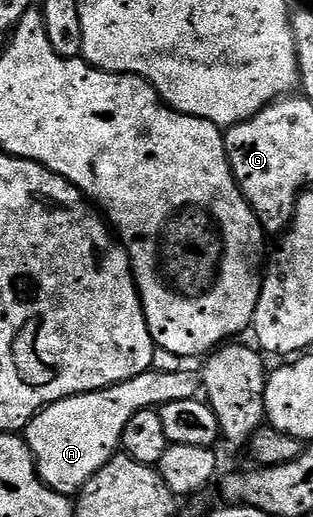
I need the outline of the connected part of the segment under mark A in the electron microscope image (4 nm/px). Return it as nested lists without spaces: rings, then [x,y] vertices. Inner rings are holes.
[[[150,368],[131,380],[123,380],[119,384],[95,392],[67,396],[63,400],[44,406],[23,431],[25,443],[29,446],[37,474],[43,480],[43,484],[60,494],[76,495],[81,487],[87,484],[87,480],[91,480],[91,476],[95,476],[95,472],[99,472],[99,468],[106,466],[121,450],[123,428],[127,428],[127,420],[131,420],[135,412],[160,408],[175,400],[191,400],[198,397],[202,389],[201,380],[194,371],[192,374],[191,370],[186,368],[179,372],[159,372]]]

